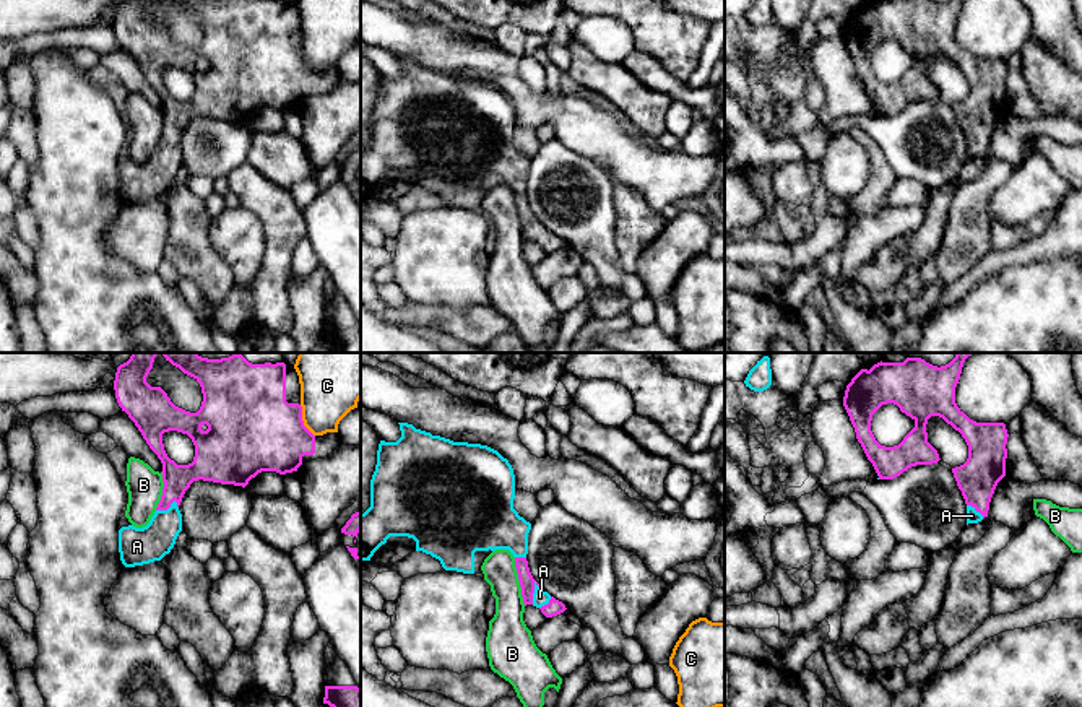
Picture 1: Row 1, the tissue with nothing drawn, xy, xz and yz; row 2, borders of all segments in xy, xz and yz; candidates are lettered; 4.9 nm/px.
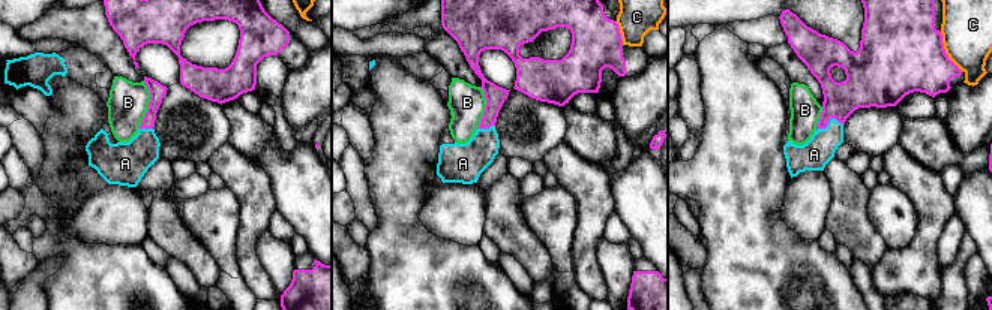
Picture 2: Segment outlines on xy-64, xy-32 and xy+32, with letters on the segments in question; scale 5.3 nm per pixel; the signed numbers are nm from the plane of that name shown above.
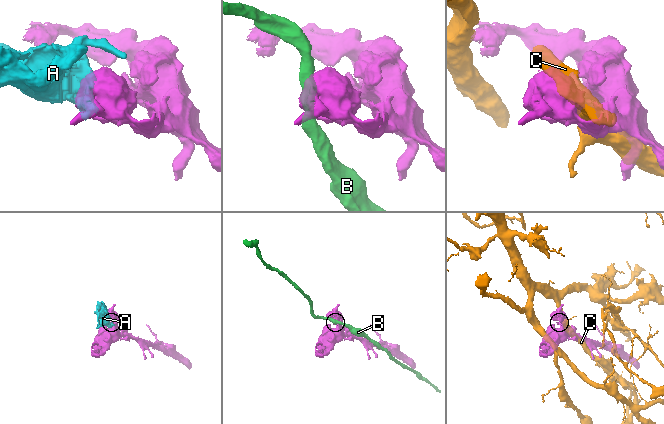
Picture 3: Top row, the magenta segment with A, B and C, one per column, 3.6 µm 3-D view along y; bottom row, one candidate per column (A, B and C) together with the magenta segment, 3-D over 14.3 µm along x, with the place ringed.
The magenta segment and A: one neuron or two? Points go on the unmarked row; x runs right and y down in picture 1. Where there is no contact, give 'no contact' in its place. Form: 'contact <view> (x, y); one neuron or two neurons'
contact xz (533, 228); one neuron

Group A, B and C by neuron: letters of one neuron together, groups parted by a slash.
A / B / C

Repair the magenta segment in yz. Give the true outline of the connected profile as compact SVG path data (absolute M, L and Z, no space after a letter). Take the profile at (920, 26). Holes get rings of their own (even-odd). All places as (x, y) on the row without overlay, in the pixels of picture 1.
M874 0L869 7L861 5L846 21L843 42L855 63L868 96L872 99L877 115L894 115L911 102L937 99L939 89L928 78L926 60L931 52L942 54L962 70L968 81L968 94L963 101L952 104L954 114L967 140L967 161L978 159L988 153L989 138L998 119L1006 112L1007 65L1004 59L976 59L970 55L955 39L955 23L963 0ZM887 39L894 39L902 49L915 57L915 63L898 81L881 81L872 67L872 50Z

